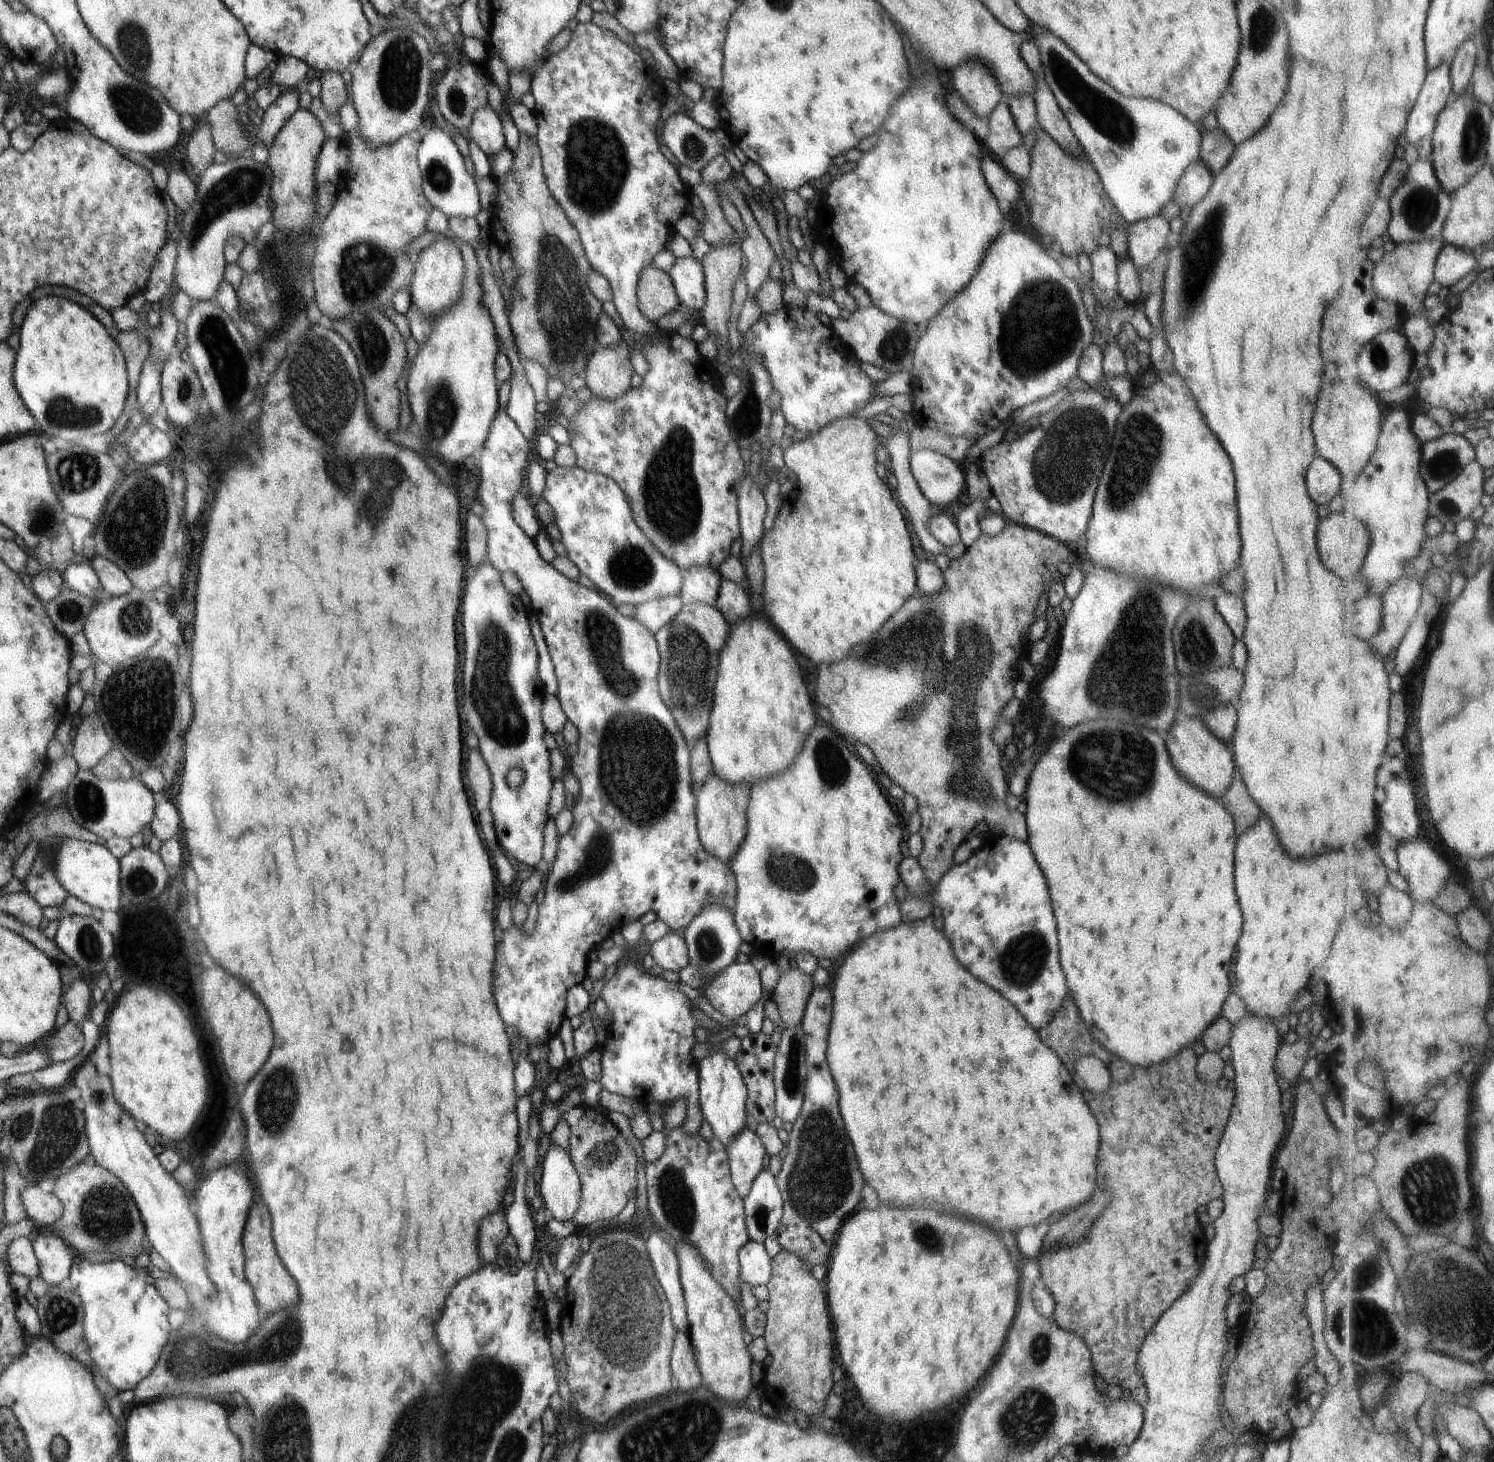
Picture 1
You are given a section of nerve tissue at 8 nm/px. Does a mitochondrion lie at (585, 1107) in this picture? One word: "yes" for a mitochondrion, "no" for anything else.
no

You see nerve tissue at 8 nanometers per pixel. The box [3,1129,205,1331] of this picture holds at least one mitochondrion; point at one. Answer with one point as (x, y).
(105, 1216)

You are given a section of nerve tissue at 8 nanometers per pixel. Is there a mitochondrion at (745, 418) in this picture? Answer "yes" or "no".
yes

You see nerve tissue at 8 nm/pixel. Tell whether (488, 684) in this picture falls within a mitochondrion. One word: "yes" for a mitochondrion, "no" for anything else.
yes

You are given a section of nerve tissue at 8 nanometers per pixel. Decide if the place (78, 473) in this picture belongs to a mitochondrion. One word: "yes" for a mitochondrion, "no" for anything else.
yes

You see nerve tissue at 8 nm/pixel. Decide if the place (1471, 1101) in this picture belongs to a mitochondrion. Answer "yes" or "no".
no

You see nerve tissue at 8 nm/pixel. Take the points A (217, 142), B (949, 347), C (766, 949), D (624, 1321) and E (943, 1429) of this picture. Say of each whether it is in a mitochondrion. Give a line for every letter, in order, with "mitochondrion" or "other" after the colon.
A: other
B: other
C: other
D: mitochondrion
E: other

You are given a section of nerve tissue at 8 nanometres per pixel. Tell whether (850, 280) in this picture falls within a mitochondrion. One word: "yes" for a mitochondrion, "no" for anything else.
no

